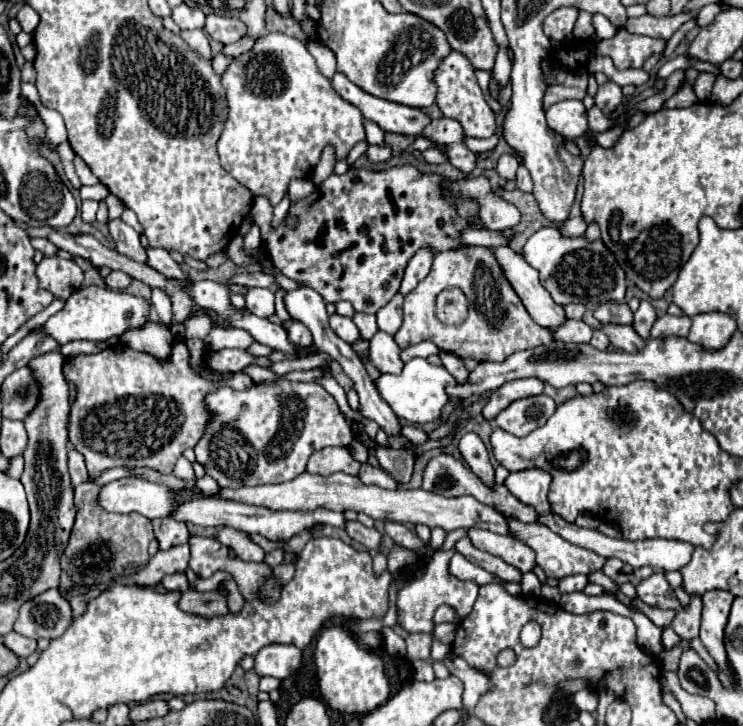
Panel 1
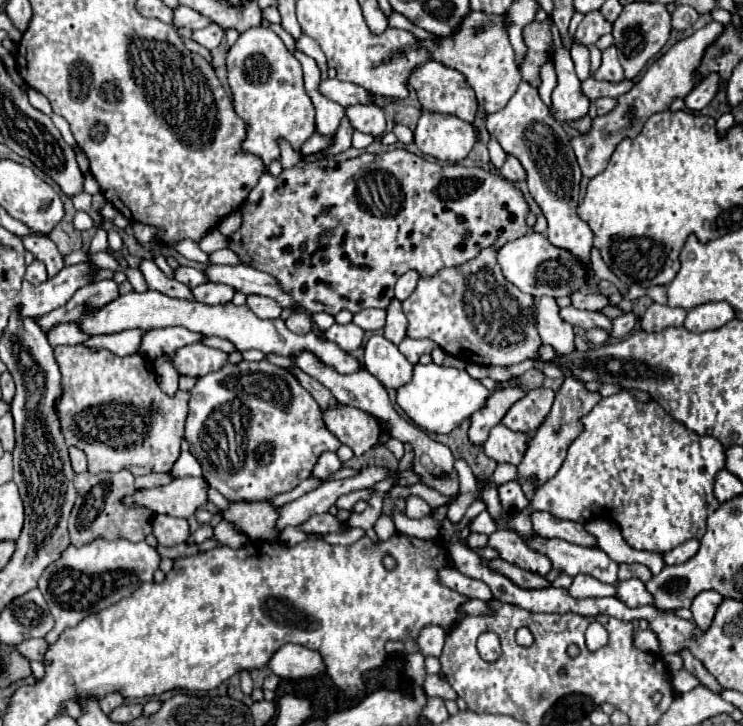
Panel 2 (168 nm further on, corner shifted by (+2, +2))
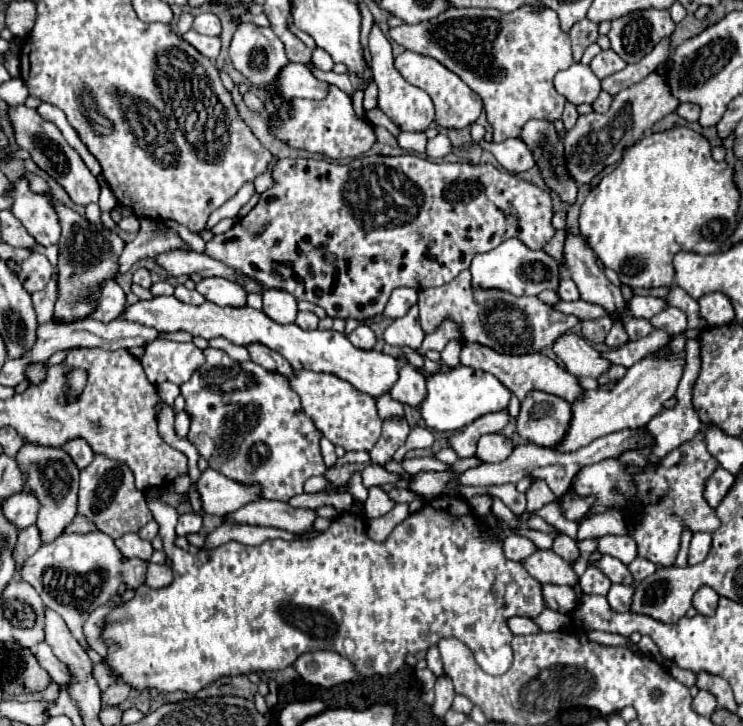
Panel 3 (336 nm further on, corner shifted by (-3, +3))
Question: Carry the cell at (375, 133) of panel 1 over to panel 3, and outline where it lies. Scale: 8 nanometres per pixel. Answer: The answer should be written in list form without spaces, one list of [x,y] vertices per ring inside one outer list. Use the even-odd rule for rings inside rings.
[[[369,84],[369,88],[365,90],[363,108],[365,108],[365,112],[369,112],[369,110],[375,110],[375,108],[377,108],[377,86],[375,86],[375,84]]]

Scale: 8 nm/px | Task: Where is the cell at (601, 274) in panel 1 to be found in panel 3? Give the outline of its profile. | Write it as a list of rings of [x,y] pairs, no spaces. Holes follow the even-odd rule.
[[[509,238],[487,254],[477,254],[471,262],[473,286],[487,286],[507,290],[511,294],[541,294],[543,290],[557,290],[561,282],[561,264],[545,250],[531,250],[519,238]]]

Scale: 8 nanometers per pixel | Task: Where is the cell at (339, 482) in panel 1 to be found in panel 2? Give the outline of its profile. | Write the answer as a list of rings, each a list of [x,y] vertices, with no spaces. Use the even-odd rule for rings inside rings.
[[[326,451],[326,453],[320,455],[320,459],[318,459],[318,463],[316,463],[314,471],[312,471],[312,477],[320,477],[320,479],[324,479],[324,477],[328,477],[330,473],[336,473],[340,467],[342,467],[342,463],[340,463],[338,455]]]

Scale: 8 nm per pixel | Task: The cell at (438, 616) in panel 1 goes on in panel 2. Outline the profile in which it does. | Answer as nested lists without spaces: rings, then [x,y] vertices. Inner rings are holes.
[[[470,599],[462,609],[468,615],[490,615],[490,607],[486,605],[486,601],[480,601],[480,599]]]

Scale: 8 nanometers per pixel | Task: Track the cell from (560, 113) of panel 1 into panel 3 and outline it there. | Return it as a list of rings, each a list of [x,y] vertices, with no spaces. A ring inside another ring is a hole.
[[[573,64],[567,70],[557,72],[555,76],[555,90],[567,98],[567,102],[579,104],[593,104],[601,92],[599,78],[591,72],[589,66]]]

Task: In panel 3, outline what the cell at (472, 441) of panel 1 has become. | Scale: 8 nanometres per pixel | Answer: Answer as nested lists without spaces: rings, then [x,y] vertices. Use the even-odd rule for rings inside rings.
[[[603,554],[599,560],[593,562],[595,568],[599,568],[611,582],[619,582],[619,584],[633,584],[633,578],[631,578],[631,572],[629,568],[619,562],[617,558],[611,558],[607,554]]]

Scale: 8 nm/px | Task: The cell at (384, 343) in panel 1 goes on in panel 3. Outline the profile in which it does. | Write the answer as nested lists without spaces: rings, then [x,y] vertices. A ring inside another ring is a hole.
[[[401,354],[397,356],[399,362],[399,378],[391,388],[391,396],[401,404],[411,404],[419,408],[419,402],[425,394],[425,376]]]

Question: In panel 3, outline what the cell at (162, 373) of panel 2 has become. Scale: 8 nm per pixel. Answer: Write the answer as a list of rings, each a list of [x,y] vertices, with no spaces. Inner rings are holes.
[[[185,410],[175,412],[175,432],[177,432],[181,438],[187,438],[189,424],[191,424],[191,416],[189,416]]]

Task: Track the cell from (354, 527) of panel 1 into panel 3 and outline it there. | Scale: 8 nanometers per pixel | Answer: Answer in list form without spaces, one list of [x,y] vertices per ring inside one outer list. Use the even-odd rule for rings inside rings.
[[[255,500],[247,506],[239,508],[235,514],[225,516],[235,522],[253,524],[253,526],[273,526],[283,528],[289,532],[307,532],[313,528],[317,512],[315,510],[303,510],[303,508],[291,508],[287,502],[275,502],[275,500]]]

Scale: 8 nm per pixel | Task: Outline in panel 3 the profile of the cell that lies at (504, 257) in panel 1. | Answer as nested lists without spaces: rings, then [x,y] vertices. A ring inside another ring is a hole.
[[[563,332],[553,342],[555,354],[563,360],[567,372],[573,376],[593,376],[597,378],[609,362],[599,358],[599,352],[587,344],[587,340],[573,332]]]

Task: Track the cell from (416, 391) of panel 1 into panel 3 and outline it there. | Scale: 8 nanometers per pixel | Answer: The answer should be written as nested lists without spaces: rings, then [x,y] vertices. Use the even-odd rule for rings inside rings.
[[[459,364],[457,368],[451,368],[447,372],[427,376],[427,396],[421,402],[419,412],[427,428],[439,432],[453,432],[465,428],[483,414],[507,408],[507,402],[509,390],[493,374],[487,374],[483,370],[471,370],[469,366]]]

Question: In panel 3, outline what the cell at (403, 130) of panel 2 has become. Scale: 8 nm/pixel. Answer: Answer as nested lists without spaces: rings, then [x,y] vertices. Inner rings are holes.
[[[375,108],[375,110],[366,112],[366,117],[375,127],[382,126],[394,136],[398,136],[400,133],[399,127],[393,123],[380,109]]]

